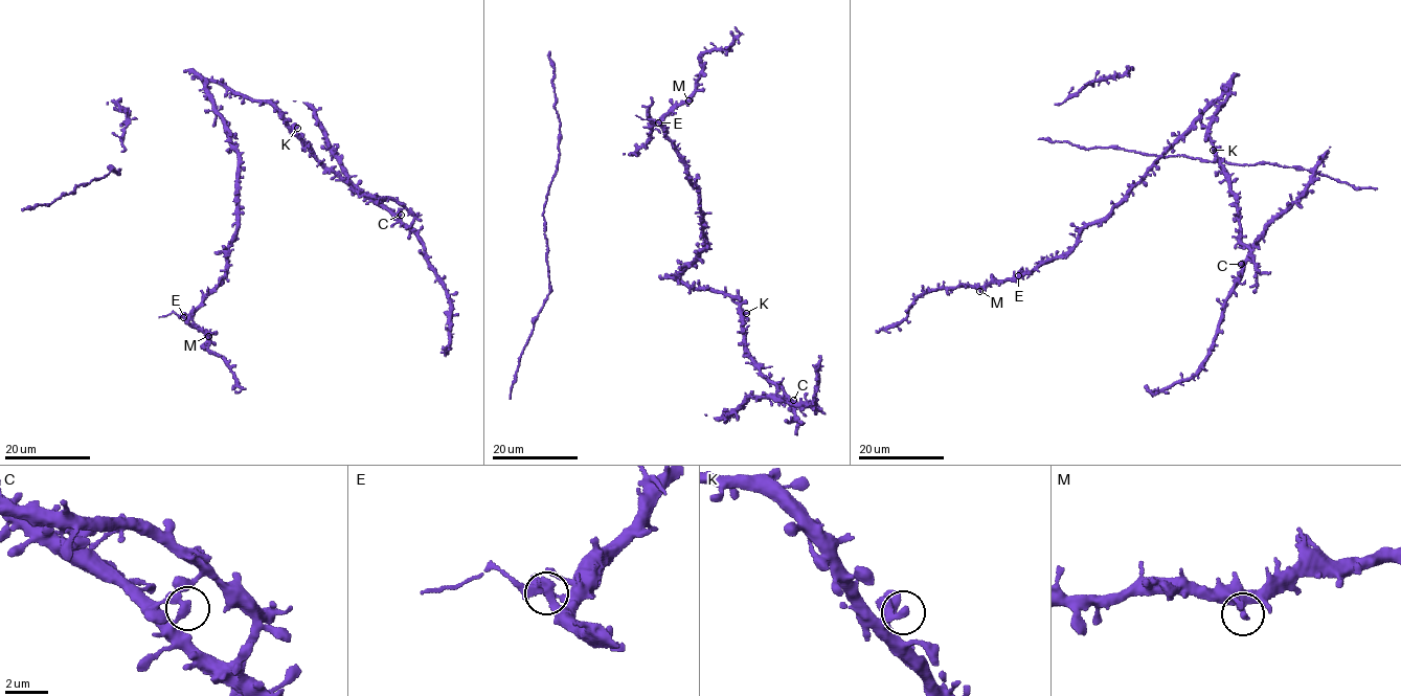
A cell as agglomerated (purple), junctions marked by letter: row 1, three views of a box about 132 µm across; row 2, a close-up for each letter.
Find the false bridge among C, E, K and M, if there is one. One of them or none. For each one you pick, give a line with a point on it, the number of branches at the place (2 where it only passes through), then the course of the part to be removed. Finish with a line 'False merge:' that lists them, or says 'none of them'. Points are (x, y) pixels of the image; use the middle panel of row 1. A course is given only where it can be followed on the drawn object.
E: (658, 122) | 2 | (658, 122), (635, 115)
False merge: E

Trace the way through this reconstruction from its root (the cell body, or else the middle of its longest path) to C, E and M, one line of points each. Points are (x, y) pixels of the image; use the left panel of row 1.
C: (210, 96), (206, 84), (213, 82), (253, 99), (268, 102), (315, 159), (355, 189), (401, 215)
E: (210, 96), (239, 161), (234, 186), (236, 226), (220, 282), (207, 292), (191, 313), (183, 317)
M: (210, 96), (239, 163), (234, 186), (236, 226), (224, 274), (194, 310), (188, 320), (208, 336)

